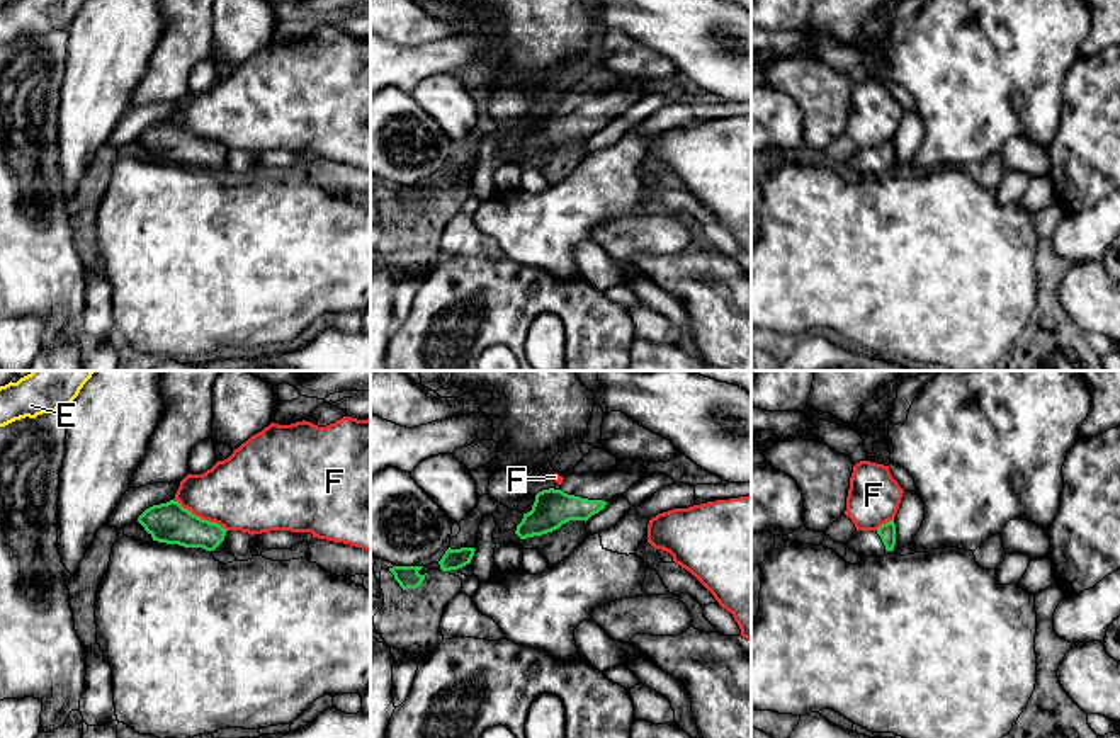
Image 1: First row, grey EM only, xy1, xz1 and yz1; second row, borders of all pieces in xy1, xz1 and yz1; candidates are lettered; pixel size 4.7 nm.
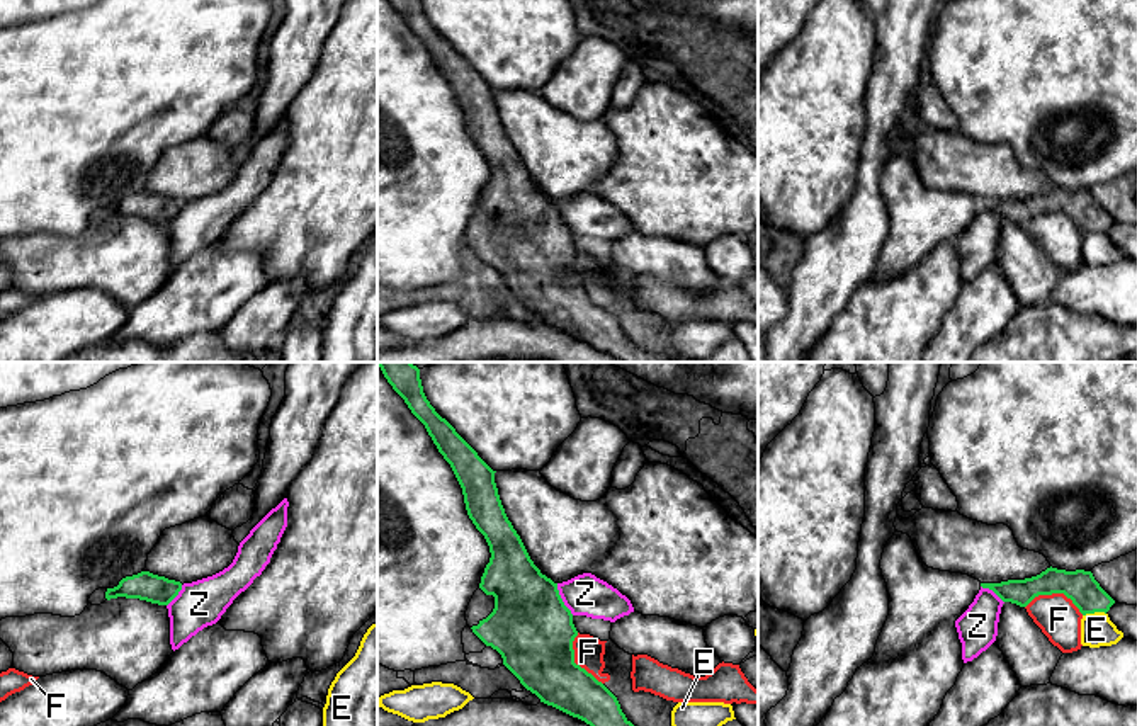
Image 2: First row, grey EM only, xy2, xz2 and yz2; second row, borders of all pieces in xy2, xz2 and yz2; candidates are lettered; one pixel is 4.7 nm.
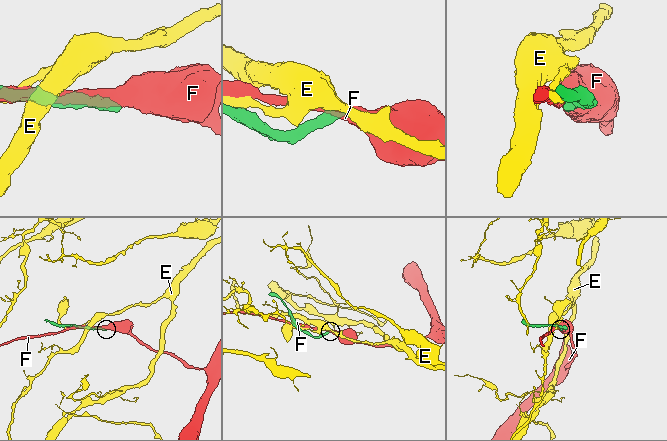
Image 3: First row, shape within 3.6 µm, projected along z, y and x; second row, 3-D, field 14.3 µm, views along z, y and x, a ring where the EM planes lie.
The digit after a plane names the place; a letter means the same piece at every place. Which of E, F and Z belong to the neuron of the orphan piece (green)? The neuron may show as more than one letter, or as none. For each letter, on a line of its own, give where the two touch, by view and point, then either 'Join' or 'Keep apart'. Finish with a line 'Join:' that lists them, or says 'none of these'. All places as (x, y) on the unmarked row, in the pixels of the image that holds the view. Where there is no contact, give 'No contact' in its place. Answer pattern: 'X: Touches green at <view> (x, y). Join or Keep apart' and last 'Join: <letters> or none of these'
E: Touches green at yz2 (1093, 232). Keep apart
F: Touches green at yz2 (1056, 211). Keep apart
Z: Touches green at xz2 (561, 218). Keep apart
Join: none of these

